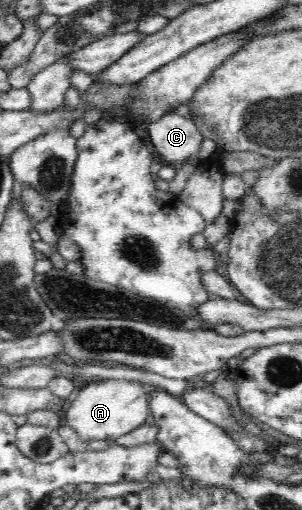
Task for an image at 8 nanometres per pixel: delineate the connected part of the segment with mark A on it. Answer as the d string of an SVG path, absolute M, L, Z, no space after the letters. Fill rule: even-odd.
M96 379L82 387L71 407L62 414L63 424L72 427L83 443L89 441L116 440L150 422L148 391L149 386L140 381L125 379Z

